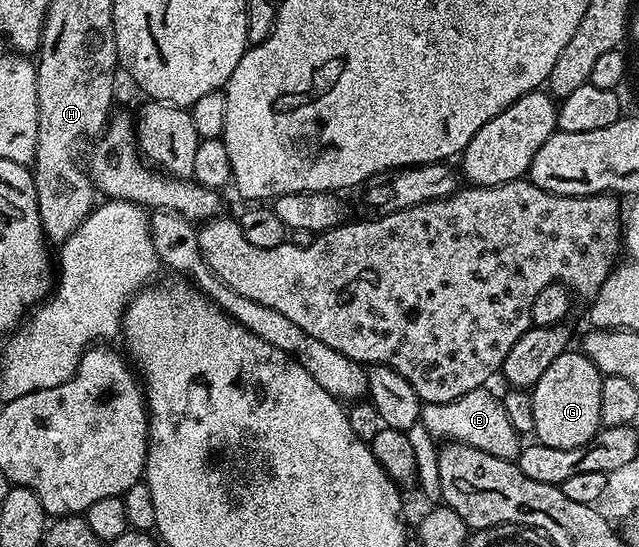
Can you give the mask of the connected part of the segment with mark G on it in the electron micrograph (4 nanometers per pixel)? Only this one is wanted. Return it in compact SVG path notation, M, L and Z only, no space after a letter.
M567 349L554 357L550 369L538 377L530 394L534 405L534 435L539 442L554 449L572 451L575 447L586 447L601 430L602 376L579 350Z

